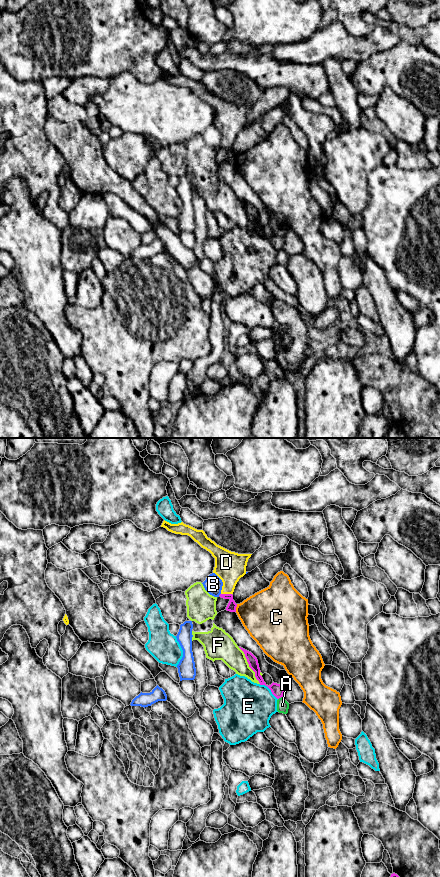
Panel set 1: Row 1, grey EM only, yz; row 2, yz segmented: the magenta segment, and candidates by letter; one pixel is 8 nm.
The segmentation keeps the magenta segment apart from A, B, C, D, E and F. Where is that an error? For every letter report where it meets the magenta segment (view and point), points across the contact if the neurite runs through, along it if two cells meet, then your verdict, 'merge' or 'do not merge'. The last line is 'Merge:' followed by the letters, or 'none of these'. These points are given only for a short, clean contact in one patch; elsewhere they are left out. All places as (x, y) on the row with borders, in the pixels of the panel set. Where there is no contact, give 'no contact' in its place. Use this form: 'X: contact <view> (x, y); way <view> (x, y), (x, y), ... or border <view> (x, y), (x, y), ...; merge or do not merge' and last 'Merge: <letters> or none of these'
A: contact yz (280, 697); border yz (282, 696), (278, 699); do not merge
B: no contact; do not merge
C: contact yz (235, 608); do not merge
D: contact yz (226, 594); way yz (231, 606), (231, 599), (226, 594), (229, 584), (229, 566); merge
E: contact yz (269, 688); do not merge
F: contact yz (249, 665); do not merge
Merge: D

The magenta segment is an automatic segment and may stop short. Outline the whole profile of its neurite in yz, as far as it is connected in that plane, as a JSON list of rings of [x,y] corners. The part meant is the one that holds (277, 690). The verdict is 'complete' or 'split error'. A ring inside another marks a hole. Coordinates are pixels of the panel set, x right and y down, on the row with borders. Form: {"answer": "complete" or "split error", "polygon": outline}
{"answer": "complete", "polygon": [[[239,647],[239,648],[244,652],[245,657],[246,657],[246,659],[247,659],[247,662],[248,662],[248,664],[249,664],[249,667],[255,672],[255,677],[256,677],[256,679],[259,681],[260,685],[265,685],[265,686],[267,686],[267,687],[271,690],[272,694],[273,694],[277,699],[283,697],[283,694],[284,694],[284,691],[285,691],[284,686],[283,686],[283,685],[280,685],[280,684],[277,684],[277,683],[274,683],[274,682],[273,682],[271,685],[268,686],[268,685],[264,682],[262,676],[260,675],[260,672],[261,672],[261,671],[260,671],[260,668],[259,668],[259,664],[258,664],[257,658],[256,658],[251,652],[249,652],[249,651],[241,648],[241,647]]]}

